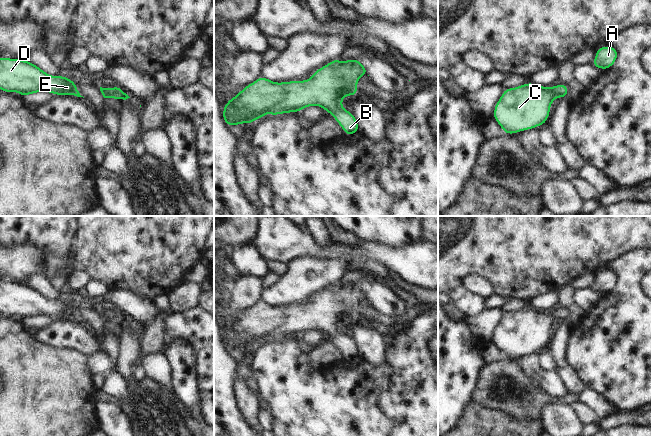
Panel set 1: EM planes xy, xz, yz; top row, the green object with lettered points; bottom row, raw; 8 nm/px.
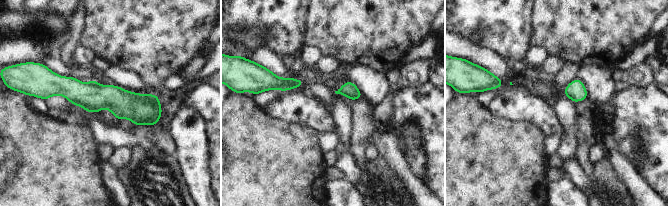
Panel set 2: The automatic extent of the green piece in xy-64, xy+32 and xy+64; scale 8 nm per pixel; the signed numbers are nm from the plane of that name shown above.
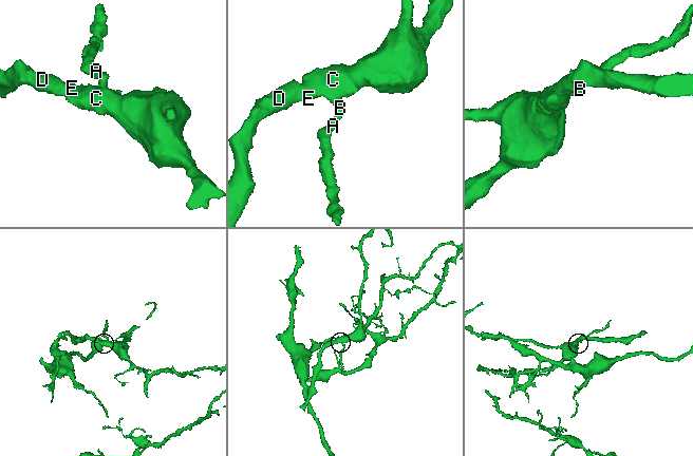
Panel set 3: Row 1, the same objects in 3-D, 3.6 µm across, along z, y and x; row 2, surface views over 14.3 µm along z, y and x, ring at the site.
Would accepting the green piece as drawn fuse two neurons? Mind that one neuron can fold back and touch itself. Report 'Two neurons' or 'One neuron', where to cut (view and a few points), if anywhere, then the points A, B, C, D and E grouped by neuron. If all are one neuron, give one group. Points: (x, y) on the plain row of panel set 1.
One neuron. No split. Groups: A B C D E.

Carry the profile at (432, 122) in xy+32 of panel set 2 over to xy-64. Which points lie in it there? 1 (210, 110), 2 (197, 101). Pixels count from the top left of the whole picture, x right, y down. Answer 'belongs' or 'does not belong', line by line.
1: belongs
2: belongs

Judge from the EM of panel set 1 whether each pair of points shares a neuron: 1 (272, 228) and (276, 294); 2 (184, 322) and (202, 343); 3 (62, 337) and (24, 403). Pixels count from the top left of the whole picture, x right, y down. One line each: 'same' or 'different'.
1: different
2: same
3: different

